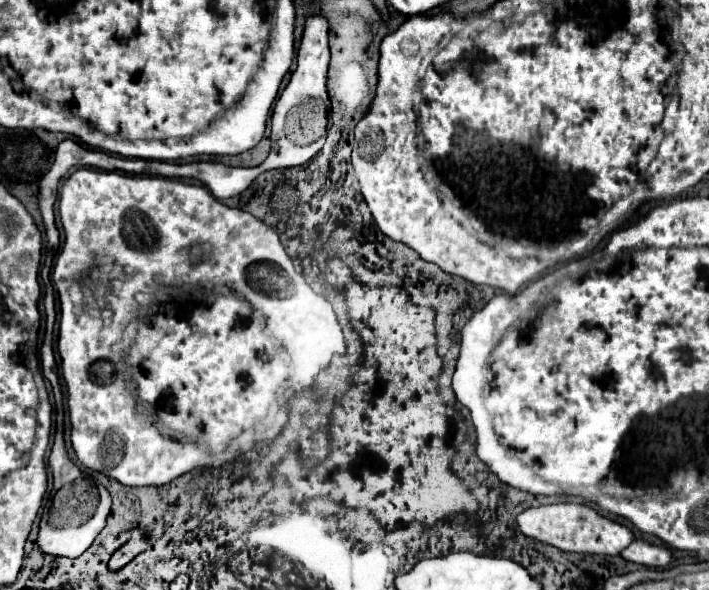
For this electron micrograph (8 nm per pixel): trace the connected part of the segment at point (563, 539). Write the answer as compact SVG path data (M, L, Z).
M551 504L529 508L517 516L517 526L521 534L539 540L543 544L551 544L563 552L579 552L579 554L599 554L599 556L619 556L633 540L633 534L627 526L603 518L589 506L583 504Z

